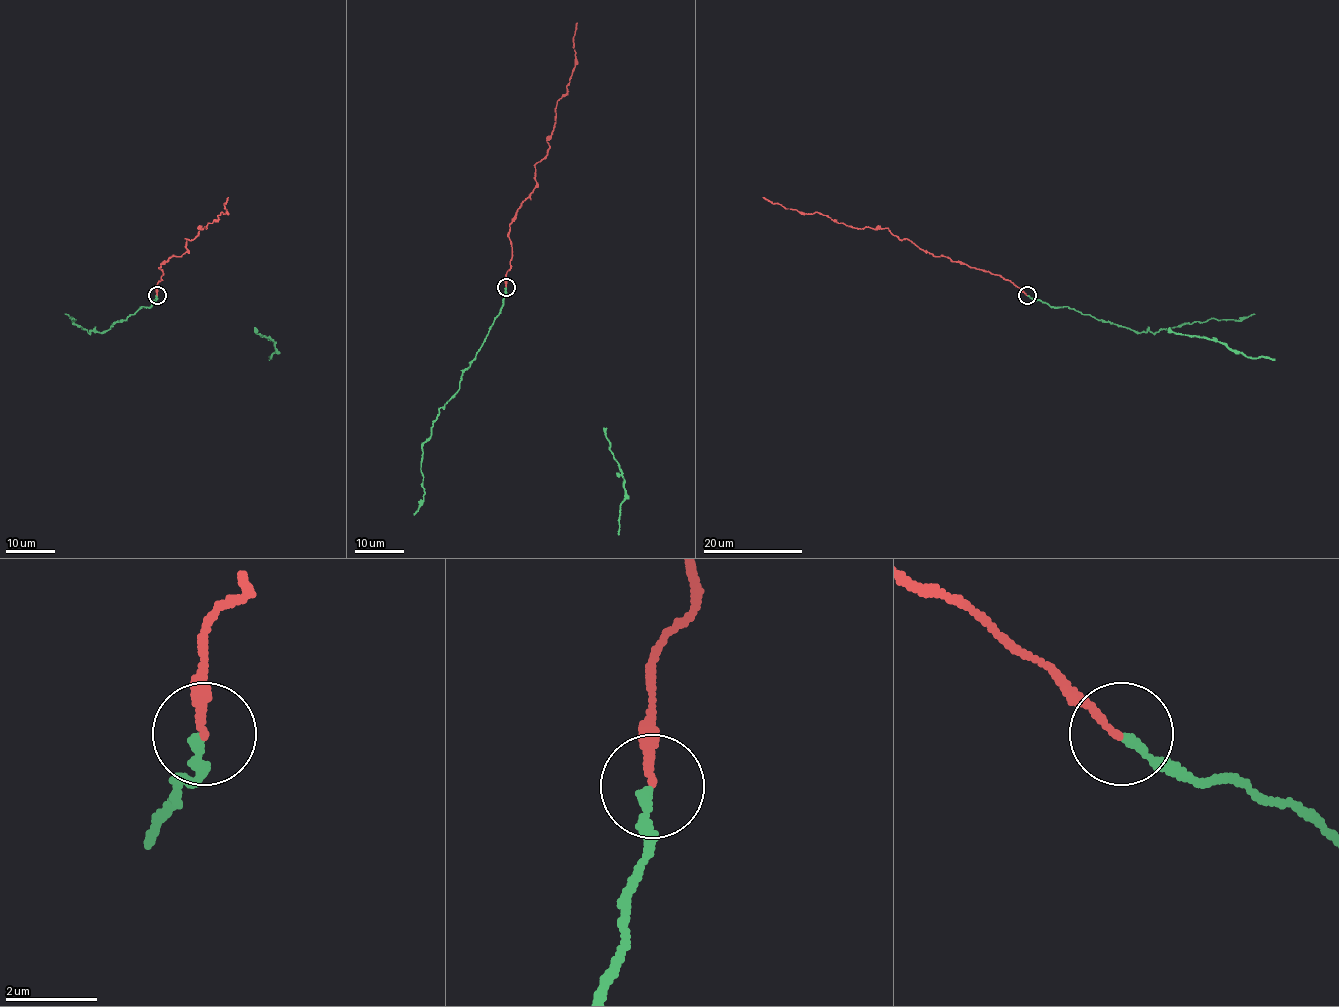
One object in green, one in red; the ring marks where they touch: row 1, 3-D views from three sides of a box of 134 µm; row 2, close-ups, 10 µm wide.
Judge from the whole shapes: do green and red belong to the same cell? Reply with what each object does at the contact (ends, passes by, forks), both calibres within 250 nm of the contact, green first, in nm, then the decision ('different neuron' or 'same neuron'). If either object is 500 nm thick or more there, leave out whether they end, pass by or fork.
green ends | red ends | 190/160 nm | same neuron

